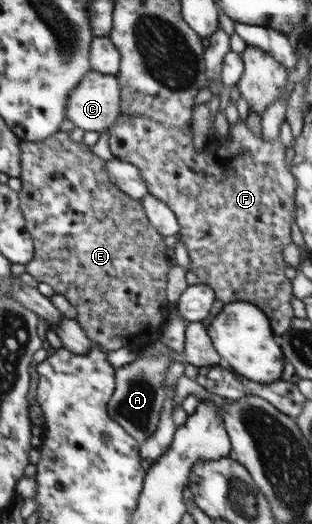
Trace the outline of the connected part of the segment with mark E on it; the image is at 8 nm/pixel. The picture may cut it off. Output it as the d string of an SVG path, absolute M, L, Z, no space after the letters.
M69 133L54 134L42 143L31 140L20 140L21 150L21 179L22 189L19 191L20 211L26 219L26 229L32 236L34 246L34 257L25 264L25 272L30 273L38 282L48 283L53 287L55 293L64 295L66 299L77 309L75 320L81 325L86 335L97 345L110 351L124 348L124 345L136 345L146 343L156 331L162 329L164 321L168 319L168 301L166 301L166 275L168 275L168 261L166 261L166 245L162 243L160 231L156 231L148 221L147 211L140 200L133 199L127 192L119 188L112 180L107 171L104 171L104 163L100 157L92 155L88 146L82 142L74 143L68 137Z

